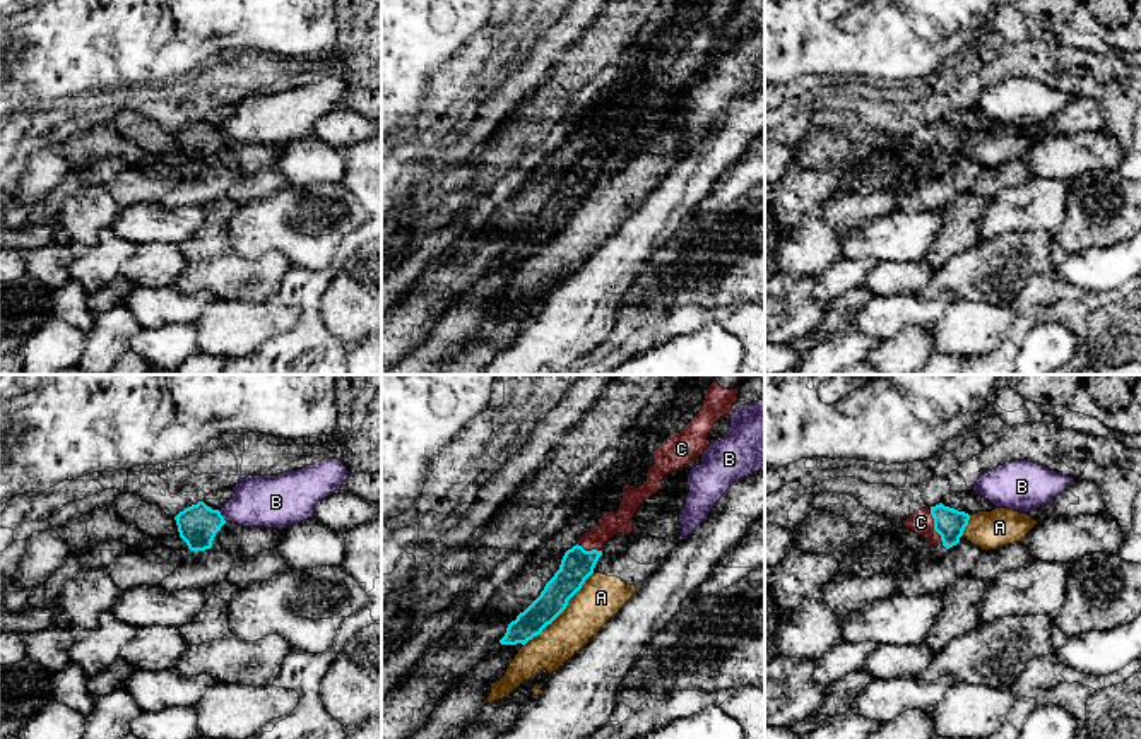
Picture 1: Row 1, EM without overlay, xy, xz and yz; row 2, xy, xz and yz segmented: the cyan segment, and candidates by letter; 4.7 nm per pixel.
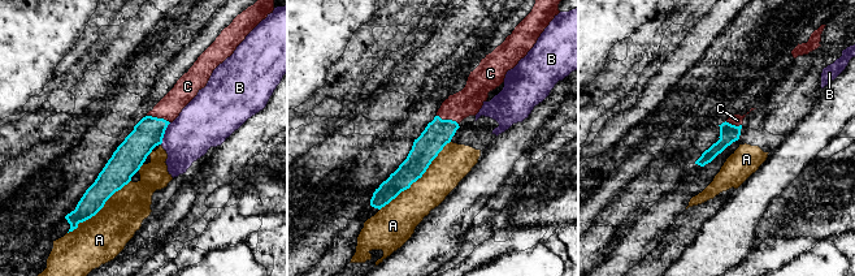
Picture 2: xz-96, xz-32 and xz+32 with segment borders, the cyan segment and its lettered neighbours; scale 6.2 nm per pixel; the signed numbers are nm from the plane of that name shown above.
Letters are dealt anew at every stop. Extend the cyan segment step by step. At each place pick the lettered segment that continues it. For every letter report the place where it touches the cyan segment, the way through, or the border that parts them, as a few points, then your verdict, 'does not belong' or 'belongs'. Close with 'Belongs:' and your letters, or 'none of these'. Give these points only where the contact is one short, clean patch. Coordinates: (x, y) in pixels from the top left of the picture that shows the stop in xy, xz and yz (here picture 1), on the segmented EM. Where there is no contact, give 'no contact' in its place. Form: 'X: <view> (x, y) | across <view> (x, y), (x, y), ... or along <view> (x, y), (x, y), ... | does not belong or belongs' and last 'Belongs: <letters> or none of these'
A: xz (561, 611) | does not belong
B: xy (221, 515) | does not belong
C: yz (934, 526) | across yz (948, 522), (934, 526), (921, 522) | belongs
Belongs: C

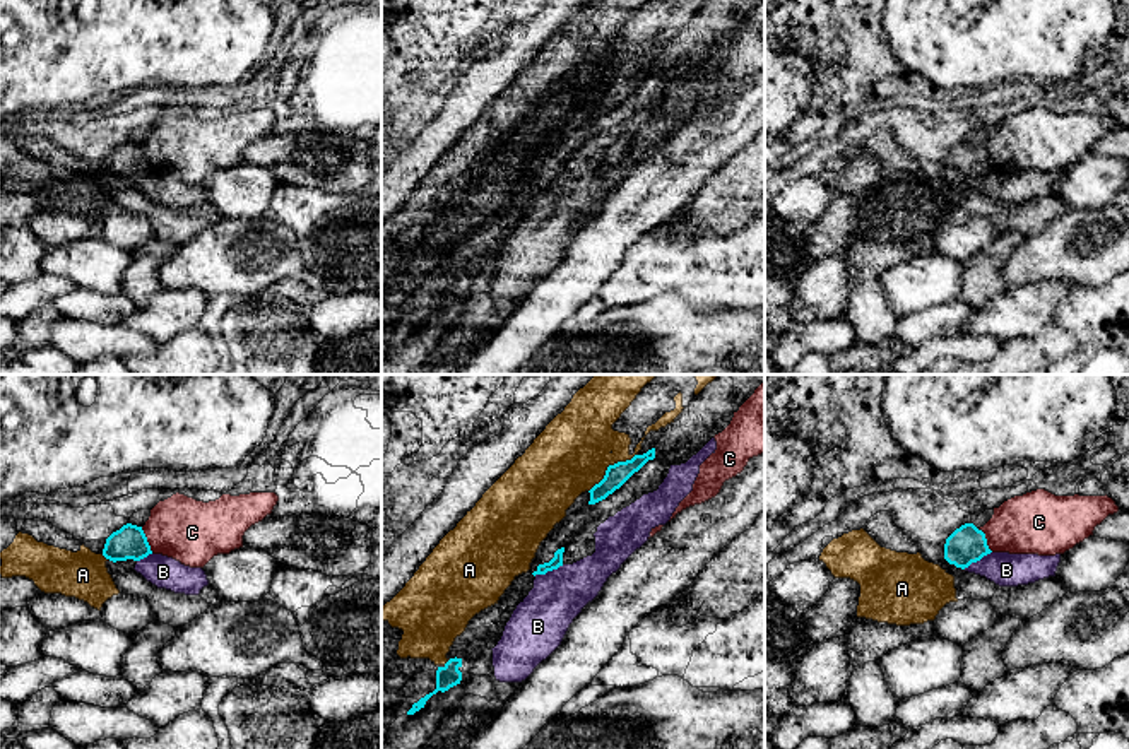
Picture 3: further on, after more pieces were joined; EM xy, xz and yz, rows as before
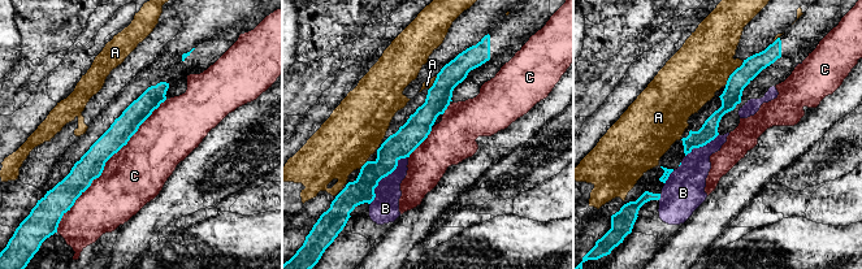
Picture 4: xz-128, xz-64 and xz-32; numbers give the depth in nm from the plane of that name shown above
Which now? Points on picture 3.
A: xz (609, 465) | along xz (637, 454), (611, 464), (589, 491) | does not belong
B: xz (548, 570) | along xz (563, 565), (534, 575) | does not belong
C: xy (146, 539) | does not belong
Belongs: none of these

